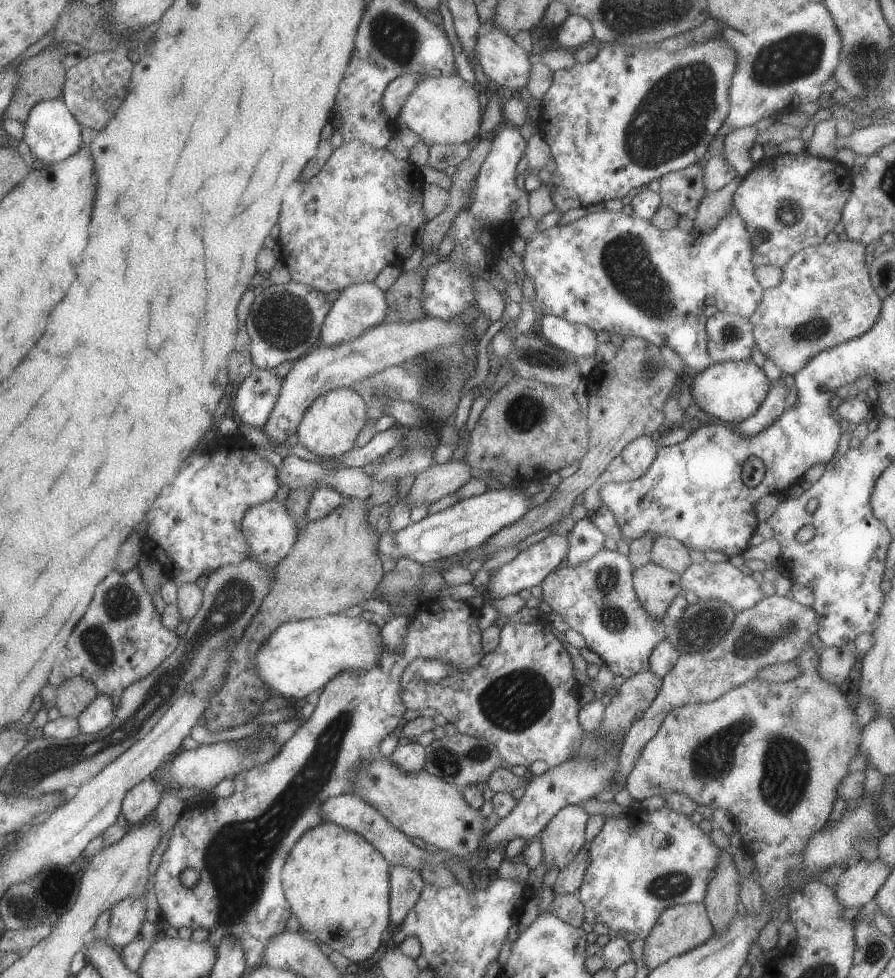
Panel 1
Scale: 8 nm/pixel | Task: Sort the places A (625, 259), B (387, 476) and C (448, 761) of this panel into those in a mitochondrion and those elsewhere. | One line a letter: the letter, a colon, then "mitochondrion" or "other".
A: mitochondrion
B: other
C: mitochondrion

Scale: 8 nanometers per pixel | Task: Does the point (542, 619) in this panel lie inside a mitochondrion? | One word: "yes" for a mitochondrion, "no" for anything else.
no

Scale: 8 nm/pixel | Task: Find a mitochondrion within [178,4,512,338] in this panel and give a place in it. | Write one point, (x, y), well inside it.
(390, 35)

